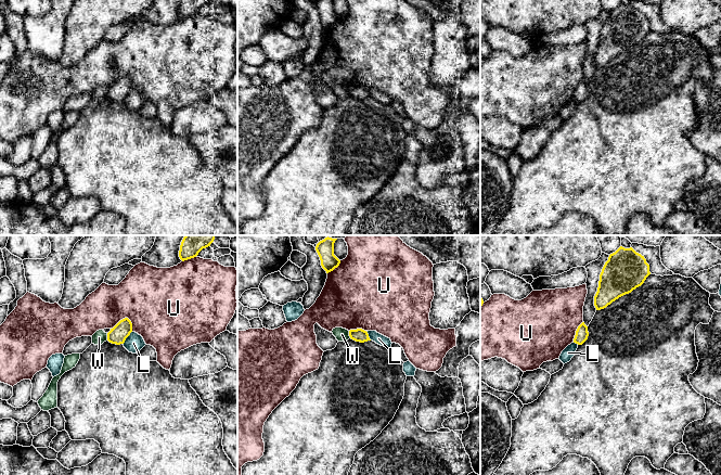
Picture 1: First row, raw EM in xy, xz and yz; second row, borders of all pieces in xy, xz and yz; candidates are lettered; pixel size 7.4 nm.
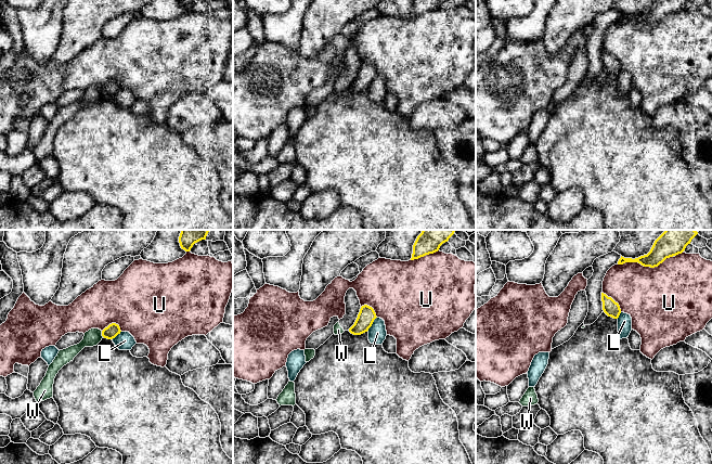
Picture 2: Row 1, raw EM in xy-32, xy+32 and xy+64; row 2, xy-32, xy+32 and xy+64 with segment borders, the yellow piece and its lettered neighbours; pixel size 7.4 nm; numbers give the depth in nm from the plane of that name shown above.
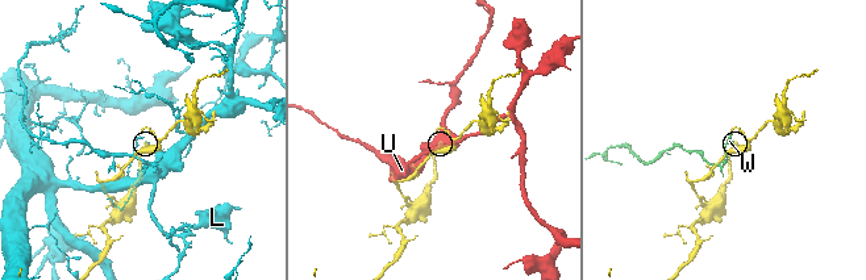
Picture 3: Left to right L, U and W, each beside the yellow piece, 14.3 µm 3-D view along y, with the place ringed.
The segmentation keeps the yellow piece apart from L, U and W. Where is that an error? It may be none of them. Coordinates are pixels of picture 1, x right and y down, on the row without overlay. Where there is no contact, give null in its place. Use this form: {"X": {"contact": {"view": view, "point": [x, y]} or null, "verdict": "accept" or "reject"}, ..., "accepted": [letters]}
{"L": {"contact": {"view": "xy", "point": [127, 93]}, "verdict": "reject"}, "U": {"contact": {"view": "xy", "point": [123, 76]}, "verdict": "reject"}, "W": {"contact": {"view": "xy", "point": [107, 93]}, "verdict": "reject"}, "accepted": []}

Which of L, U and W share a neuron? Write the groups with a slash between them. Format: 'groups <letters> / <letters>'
groups L / U / W

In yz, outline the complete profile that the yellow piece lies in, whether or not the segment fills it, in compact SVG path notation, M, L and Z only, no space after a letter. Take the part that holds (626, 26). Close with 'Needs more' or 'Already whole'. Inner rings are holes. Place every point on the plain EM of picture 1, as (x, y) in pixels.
M620 3L610 11L600 31L594 53L596 67L606 65L619 54L641 43L651 31L649 22L632 4Z. Already whole

